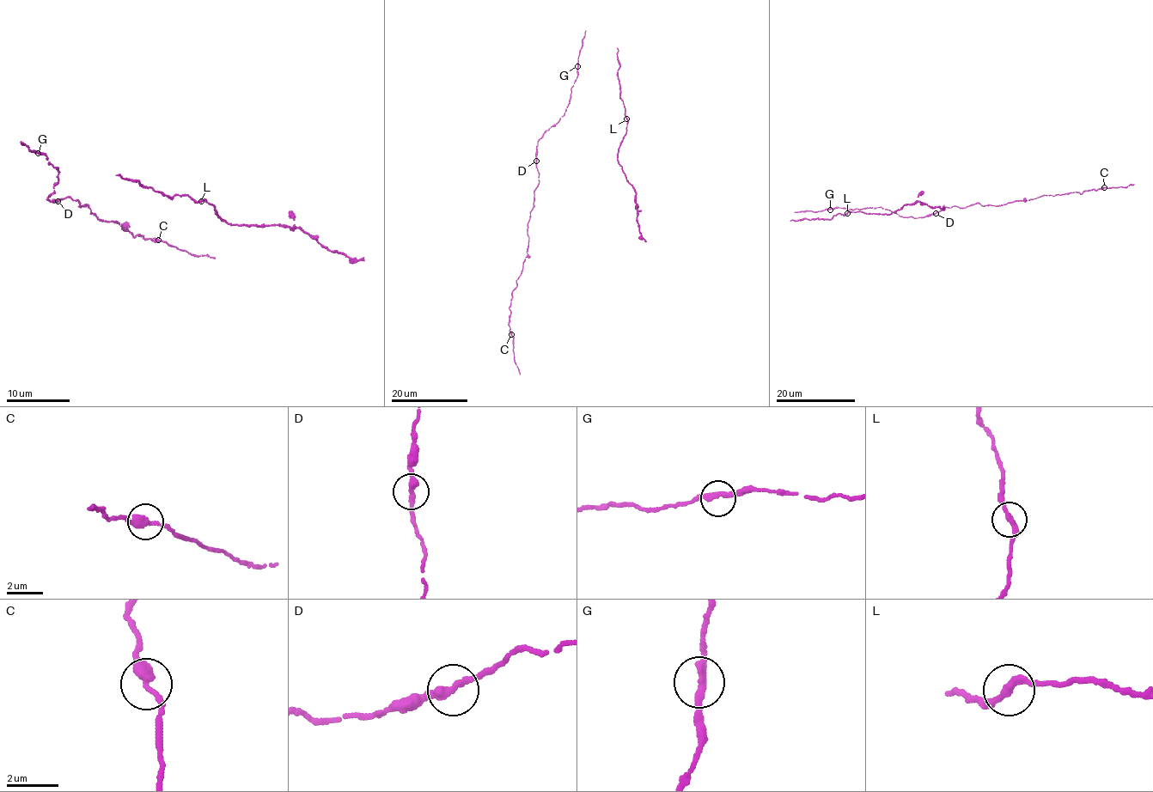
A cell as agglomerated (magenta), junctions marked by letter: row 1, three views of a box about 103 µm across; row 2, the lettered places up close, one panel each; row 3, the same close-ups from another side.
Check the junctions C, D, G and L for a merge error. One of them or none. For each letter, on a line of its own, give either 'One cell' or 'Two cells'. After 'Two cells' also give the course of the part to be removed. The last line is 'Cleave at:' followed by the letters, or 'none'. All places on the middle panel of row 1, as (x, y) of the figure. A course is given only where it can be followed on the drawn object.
C: Two cells. Course of the part to remove: (511, 334), (514, 362), (520, 374)
D: One cell
G: One cell
L: One cell
Cleave at: C

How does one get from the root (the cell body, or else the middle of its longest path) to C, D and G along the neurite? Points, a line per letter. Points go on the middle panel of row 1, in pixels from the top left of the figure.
C: (574, 82), (564, 113), (538, 142), (539, 183), (527, 222), (527, 255), (511, 292), (511, 334)
D: (574, 82), (564, 113), (538, 142), (536, 161)
G: (574, 82), (577, 66)

